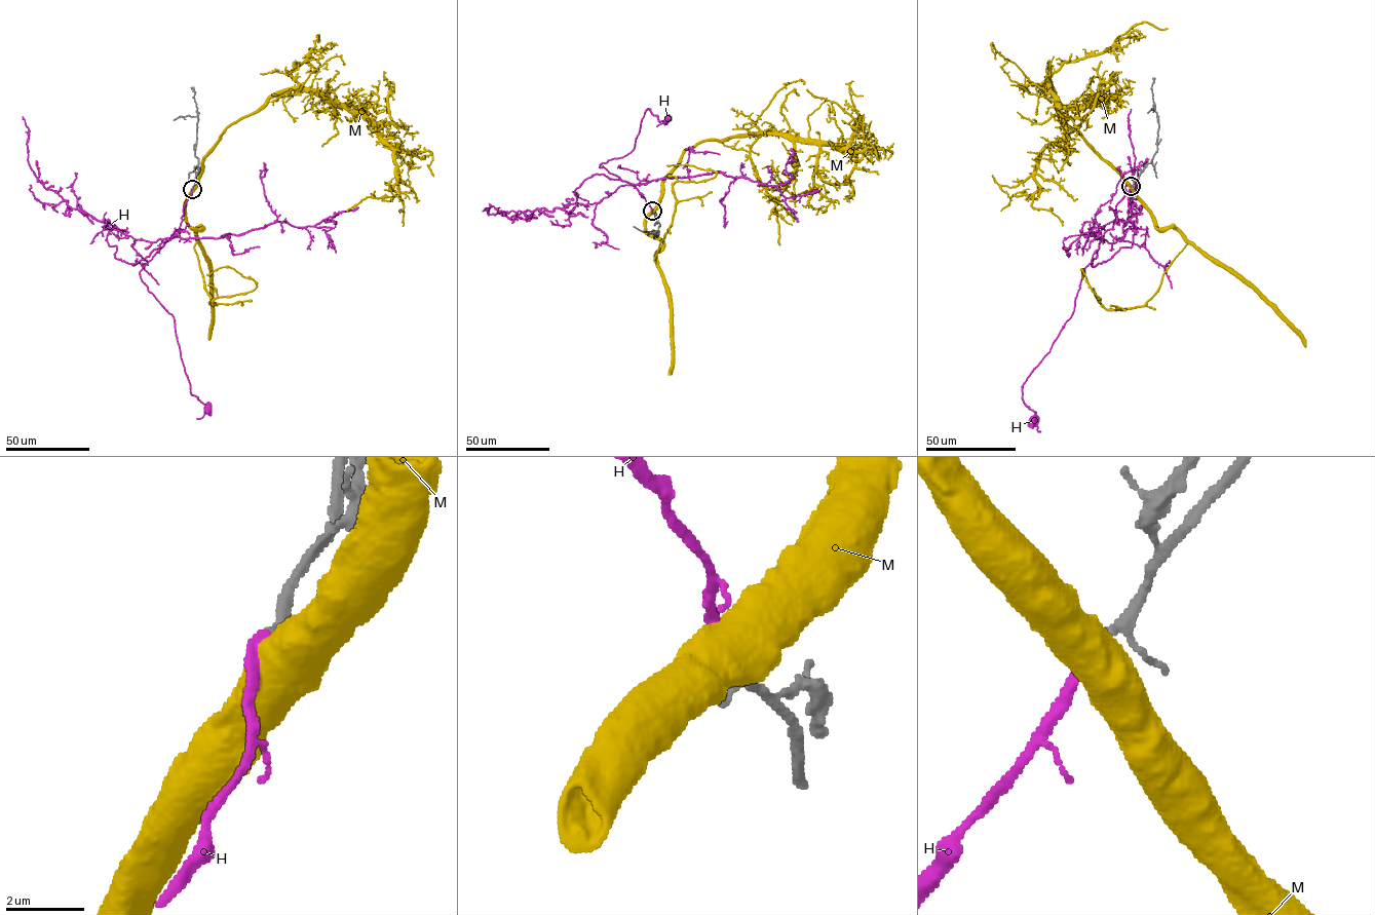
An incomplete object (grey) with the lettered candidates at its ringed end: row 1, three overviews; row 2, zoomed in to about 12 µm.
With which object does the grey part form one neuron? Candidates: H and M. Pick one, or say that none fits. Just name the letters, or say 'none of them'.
H

